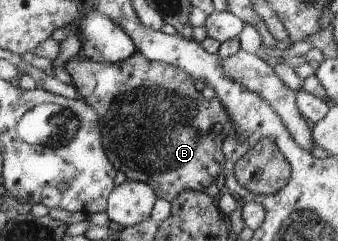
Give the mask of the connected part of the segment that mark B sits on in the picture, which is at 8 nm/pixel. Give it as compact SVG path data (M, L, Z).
M140 52L115 64L91 62L79 53L65 65L65 71L73 79L82 100L98 114L105 154L116 172L122 171L128 181L147 183L157 198L169 203L181 191L206 192L212 183L216 183L224 167L222 144L230 131L231 121L219 99L205 99L185 71L170 64L148 61Z

